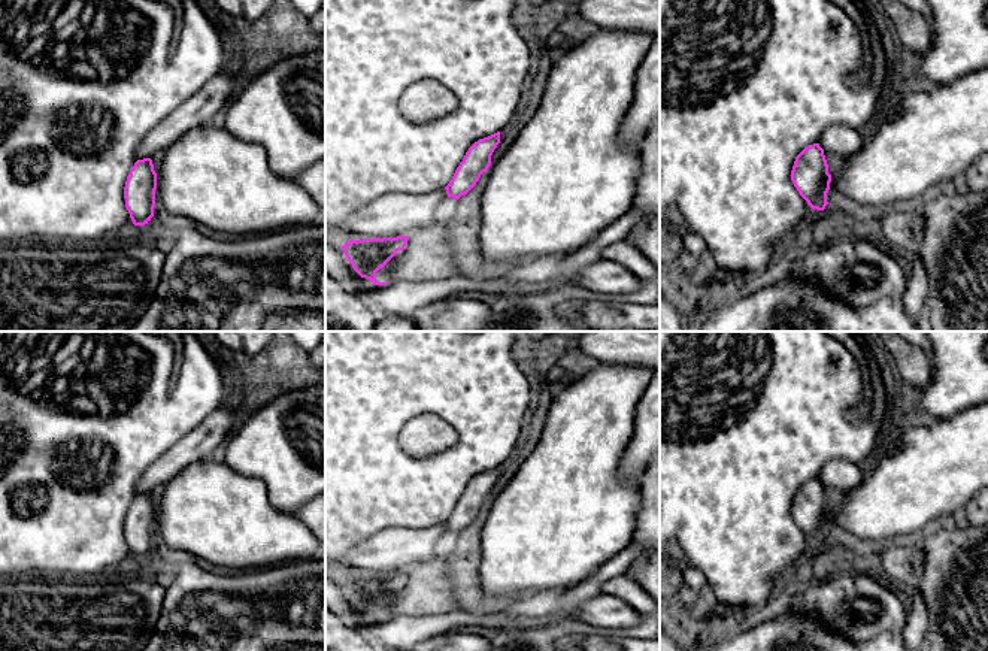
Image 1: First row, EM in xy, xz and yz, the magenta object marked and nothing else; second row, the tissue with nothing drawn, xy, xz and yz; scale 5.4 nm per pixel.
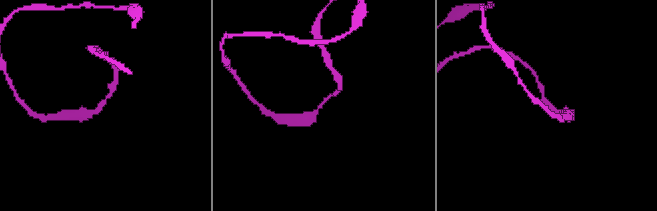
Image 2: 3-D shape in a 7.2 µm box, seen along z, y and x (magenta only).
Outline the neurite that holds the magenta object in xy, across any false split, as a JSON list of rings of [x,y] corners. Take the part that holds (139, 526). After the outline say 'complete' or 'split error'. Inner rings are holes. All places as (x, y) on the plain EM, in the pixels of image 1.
[[[137,494],[124,521],[125,542],[134,560],[145,560],[154,551],[155,524],[157,508],[152,494]]] | complete

